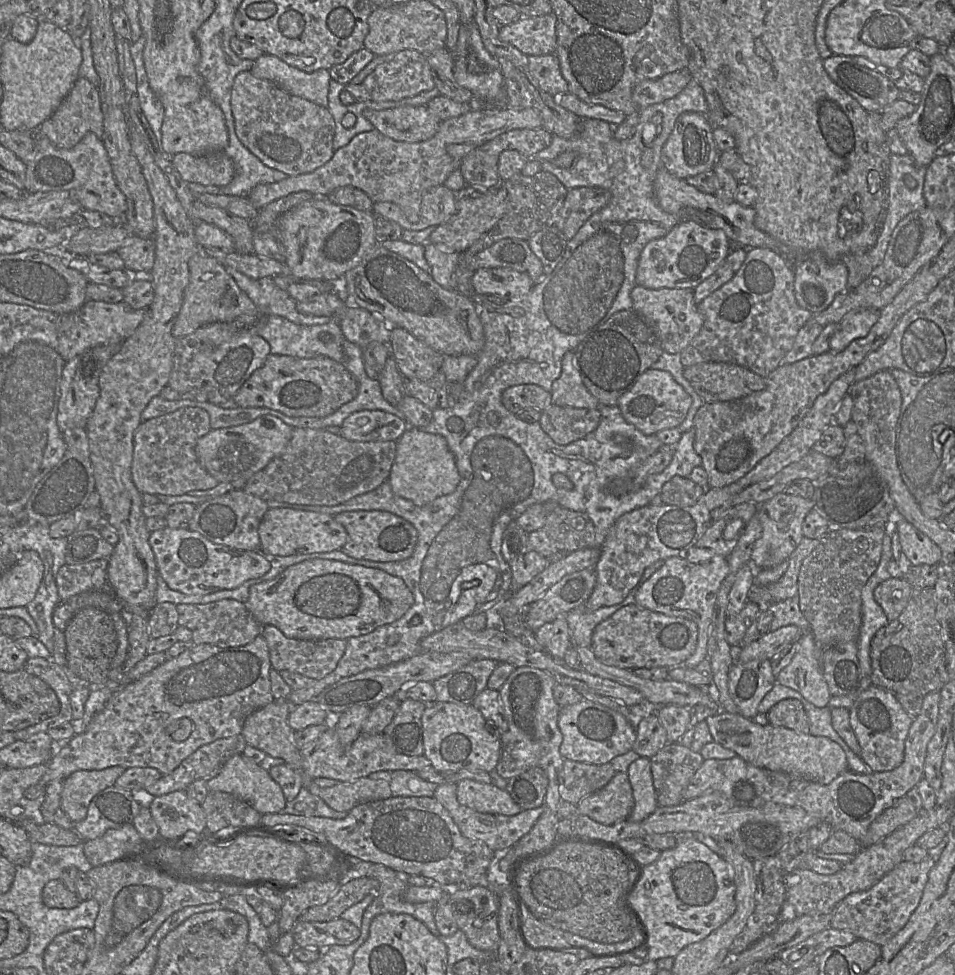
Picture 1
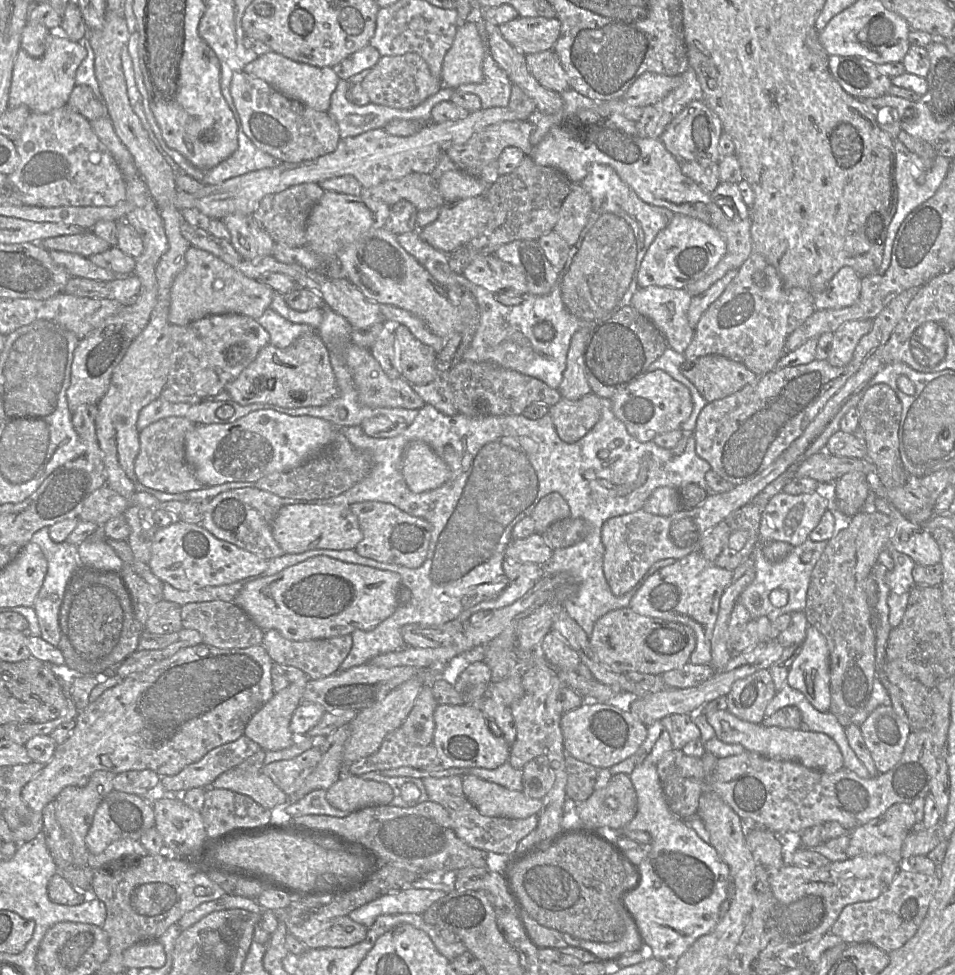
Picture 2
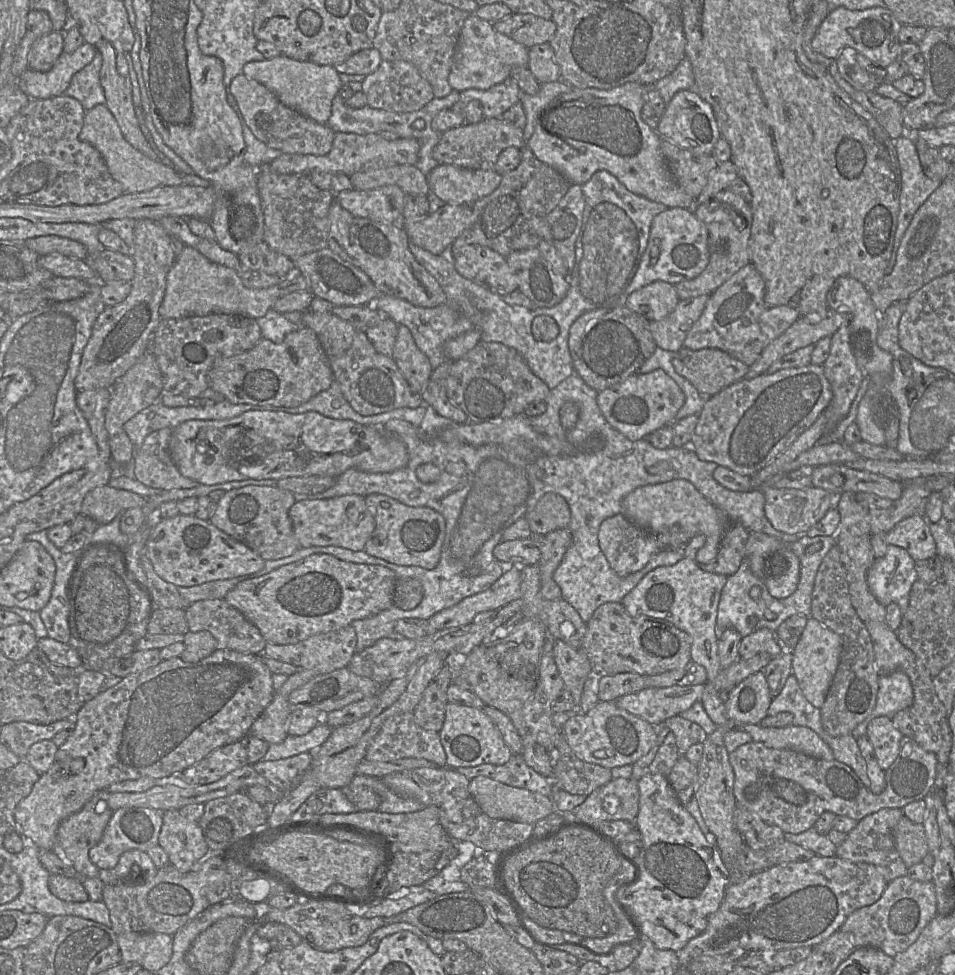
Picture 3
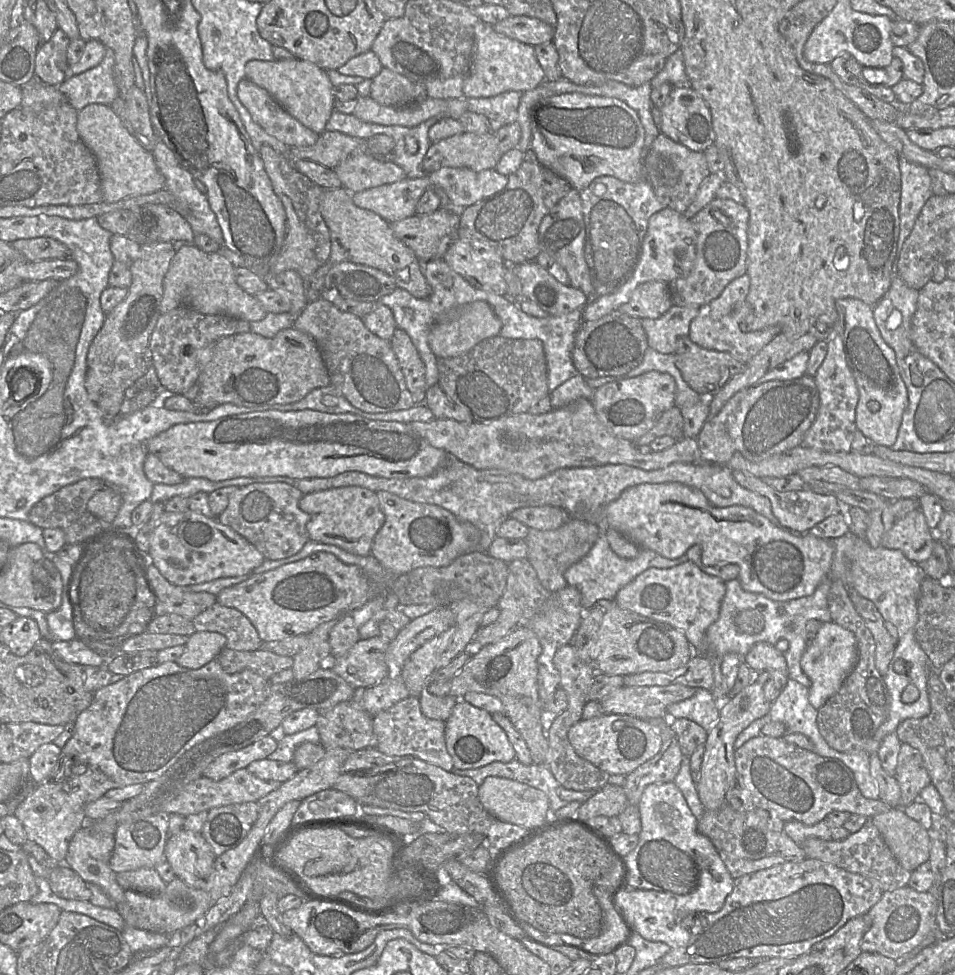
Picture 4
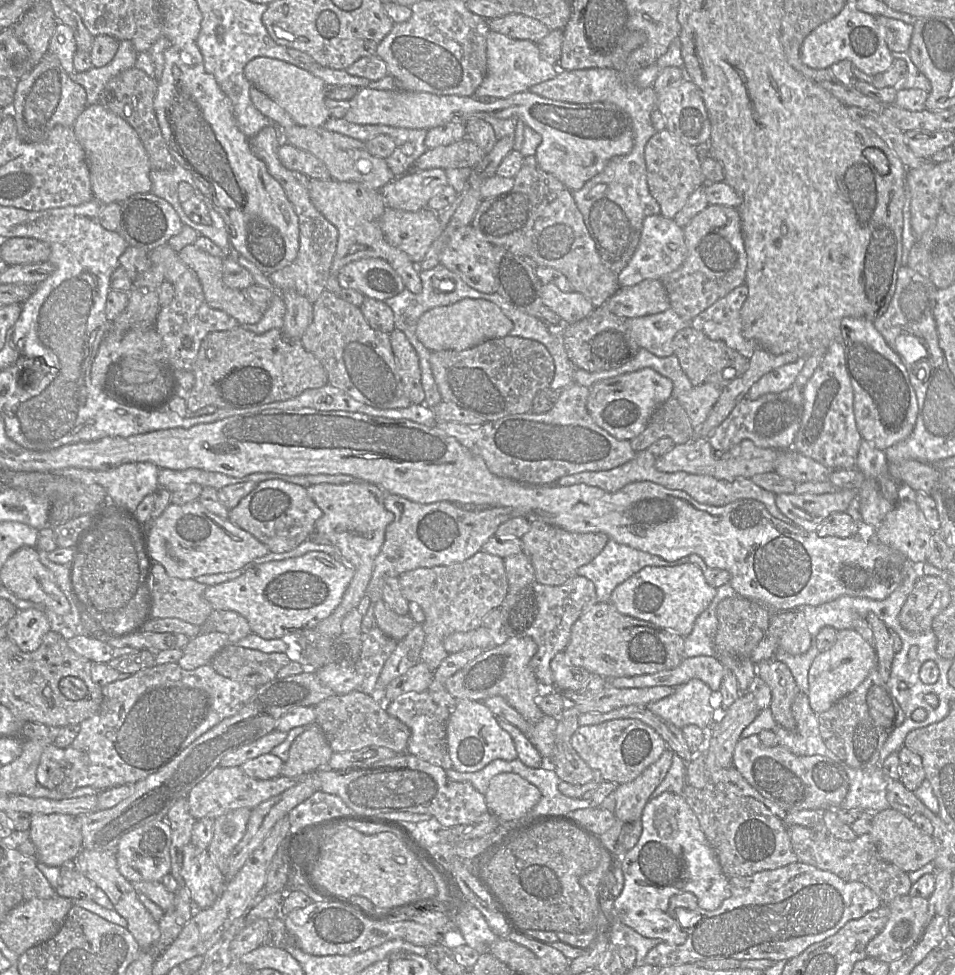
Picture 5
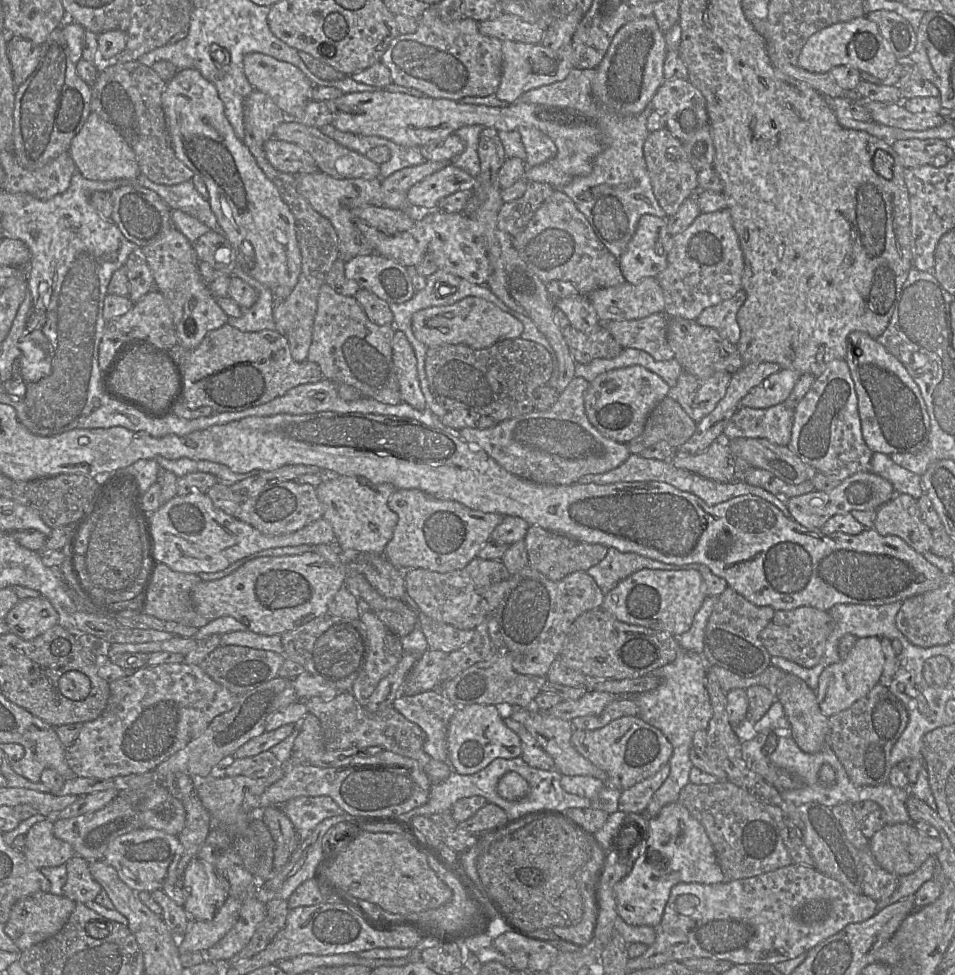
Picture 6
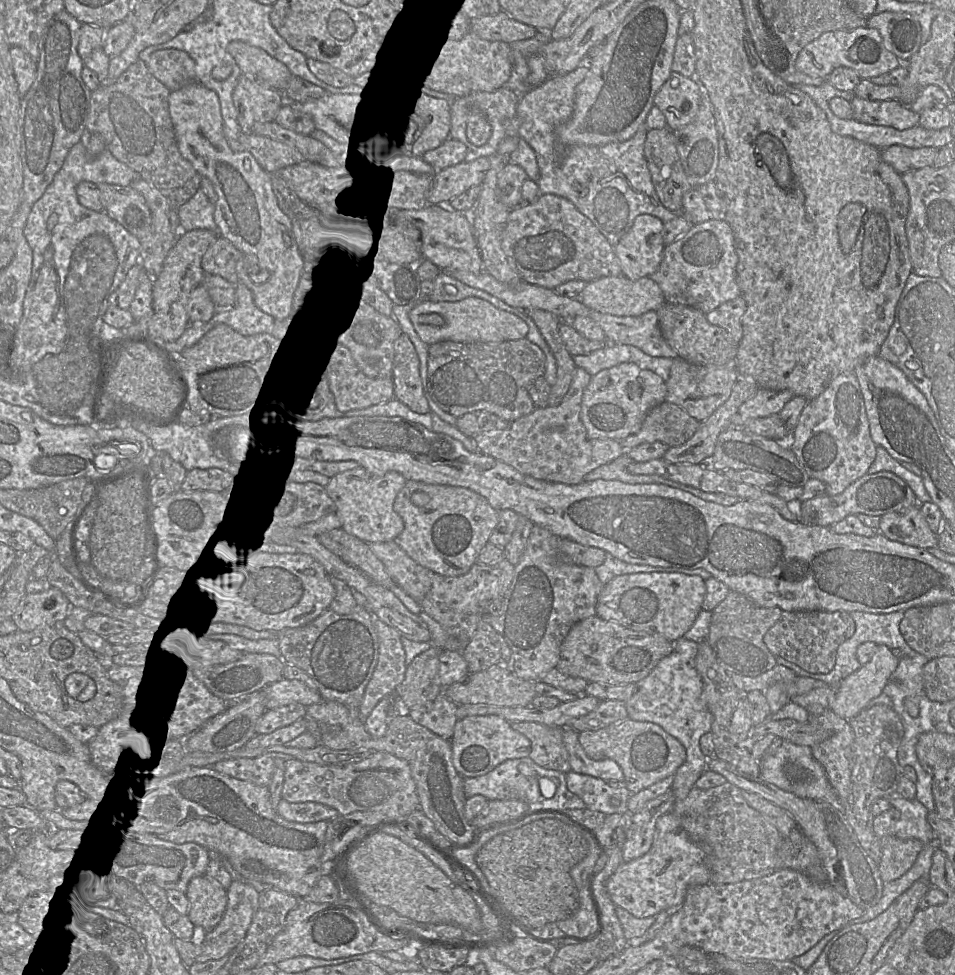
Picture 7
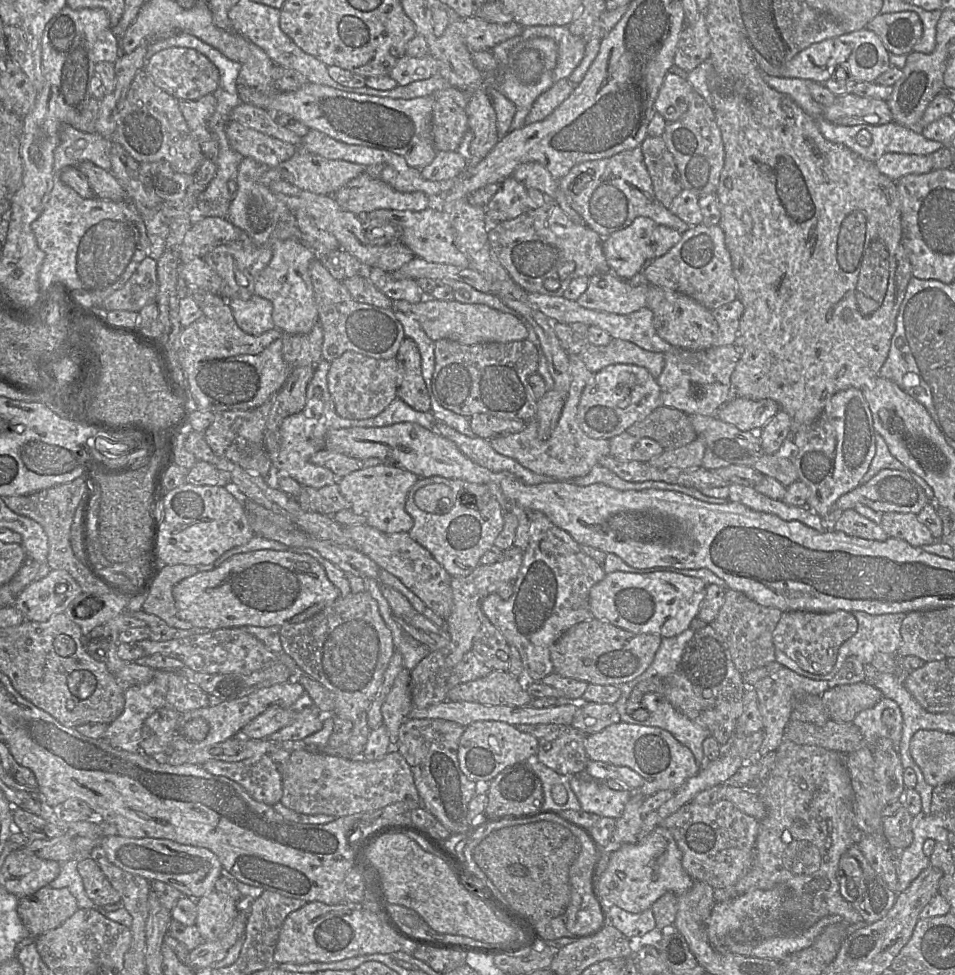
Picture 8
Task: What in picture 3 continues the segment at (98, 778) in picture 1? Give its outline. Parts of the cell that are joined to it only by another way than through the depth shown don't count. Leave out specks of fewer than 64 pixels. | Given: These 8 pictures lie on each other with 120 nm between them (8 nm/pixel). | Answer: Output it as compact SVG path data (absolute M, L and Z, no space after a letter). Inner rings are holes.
M97 792L77 813L61 822L57 832L58 851L76 869L80 878L96 878L100 869L91 862L89 851L98 844L109 823L113 811L109 807L109 792Z

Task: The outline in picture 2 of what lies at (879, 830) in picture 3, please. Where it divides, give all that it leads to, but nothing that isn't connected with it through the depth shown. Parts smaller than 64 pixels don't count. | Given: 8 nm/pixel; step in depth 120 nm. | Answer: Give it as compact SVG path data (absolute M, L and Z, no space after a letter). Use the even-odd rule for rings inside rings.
M894 804L879 817L851 830L850 843L845 853L849 858L884 854L901 863L902 843L919 826L910 804Z

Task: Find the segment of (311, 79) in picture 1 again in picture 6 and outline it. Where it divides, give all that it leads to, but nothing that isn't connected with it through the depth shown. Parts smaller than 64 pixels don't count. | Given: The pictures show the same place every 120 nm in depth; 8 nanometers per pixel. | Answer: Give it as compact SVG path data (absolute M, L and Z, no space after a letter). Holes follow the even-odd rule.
M248 53L243 58L244 74L252 87L268 95L288 119L301 119L313 84L305 74L289 62L277 60L262 53Z

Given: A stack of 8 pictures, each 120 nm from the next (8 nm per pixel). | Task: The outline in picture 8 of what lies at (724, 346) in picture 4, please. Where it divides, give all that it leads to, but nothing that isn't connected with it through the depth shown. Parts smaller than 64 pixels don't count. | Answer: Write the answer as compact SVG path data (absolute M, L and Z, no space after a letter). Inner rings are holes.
M736 298L732 302L716 308L711 312L718 324L718 336L715 346L734 345L740 325L740 318L744 312L742 302Z

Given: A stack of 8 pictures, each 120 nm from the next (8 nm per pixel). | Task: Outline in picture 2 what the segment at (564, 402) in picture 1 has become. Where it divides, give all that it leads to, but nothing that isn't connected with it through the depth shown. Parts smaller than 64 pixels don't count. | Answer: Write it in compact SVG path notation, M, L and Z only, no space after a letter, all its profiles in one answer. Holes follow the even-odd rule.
M582 328L576 331L570 341L566 369L558 387L561 397L568 400L578 400L591 392L583 370L583 348L591 330Z

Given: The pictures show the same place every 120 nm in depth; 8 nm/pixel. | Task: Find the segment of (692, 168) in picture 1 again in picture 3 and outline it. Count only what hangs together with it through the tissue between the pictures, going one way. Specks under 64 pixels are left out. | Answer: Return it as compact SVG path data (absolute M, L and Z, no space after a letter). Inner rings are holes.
M694 89L683 90L674 95L657 122L657 132L663 140L692 153L706 155L712 155L716 143L721 138L712 106Z

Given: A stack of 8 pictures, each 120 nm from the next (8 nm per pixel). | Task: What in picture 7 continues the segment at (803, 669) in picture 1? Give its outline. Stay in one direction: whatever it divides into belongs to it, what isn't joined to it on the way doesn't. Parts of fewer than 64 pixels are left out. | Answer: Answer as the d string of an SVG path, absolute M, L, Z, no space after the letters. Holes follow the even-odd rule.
M877 645L870 661L835 686L836 694L831 711L843 719L855 717L868 707L872 699L883 693L899 660L887 646Z

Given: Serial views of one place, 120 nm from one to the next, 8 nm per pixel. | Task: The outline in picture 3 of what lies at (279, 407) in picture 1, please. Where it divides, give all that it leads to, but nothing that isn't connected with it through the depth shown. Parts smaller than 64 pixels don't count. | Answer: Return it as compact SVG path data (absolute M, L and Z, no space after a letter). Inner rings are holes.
M300 326L280 344L262 338L252 349L218 360L209 374L209 387L232 404L297 407L327 390L334 377L313 330Z

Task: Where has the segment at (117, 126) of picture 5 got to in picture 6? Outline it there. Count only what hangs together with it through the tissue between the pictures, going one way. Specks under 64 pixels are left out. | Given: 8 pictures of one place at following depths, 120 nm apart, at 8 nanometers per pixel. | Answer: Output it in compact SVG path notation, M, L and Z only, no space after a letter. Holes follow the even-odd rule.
M91 112L79 133L72 139L69 153L81 175L89 180L135 181L140 174L136 156L132 148L108 122Z

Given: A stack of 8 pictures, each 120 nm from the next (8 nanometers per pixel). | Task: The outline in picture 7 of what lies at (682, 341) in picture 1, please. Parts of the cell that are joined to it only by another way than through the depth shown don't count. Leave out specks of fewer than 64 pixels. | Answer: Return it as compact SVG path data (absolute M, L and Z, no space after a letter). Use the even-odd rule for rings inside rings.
M620 275L603 277L586 283L580 295L580 301L599 313L615 316L639 316L648 311L657 311L665 299L659 285L650 277L632 281Z

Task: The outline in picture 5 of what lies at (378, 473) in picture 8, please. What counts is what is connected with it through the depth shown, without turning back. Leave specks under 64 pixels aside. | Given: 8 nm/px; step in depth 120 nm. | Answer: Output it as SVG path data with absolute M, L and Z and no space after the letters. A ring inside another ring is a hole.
M355 481L340 485L316 484L306 489L309 497L322 512L321 517L315 523L315 532L332 544L354 570L353 578L340 604L330 616L314 628L318 635L336 638L341 634L341 622L344 616L357 608L360 600L366 595L375 558L383 545L386 527L393 521L394 515L384 507L386 492L374 484Z

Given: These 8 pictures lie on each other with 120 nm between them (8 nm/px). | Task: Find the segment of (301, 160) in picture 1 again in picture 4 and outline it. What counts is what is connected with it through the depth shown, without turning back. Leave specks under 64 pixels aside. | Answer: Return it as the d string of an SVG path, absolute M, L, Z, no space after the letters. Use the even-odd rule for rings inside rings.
M246 77L238 83L237 96L253 121L288 148L316 143L318 134L293 118L266 90Z

